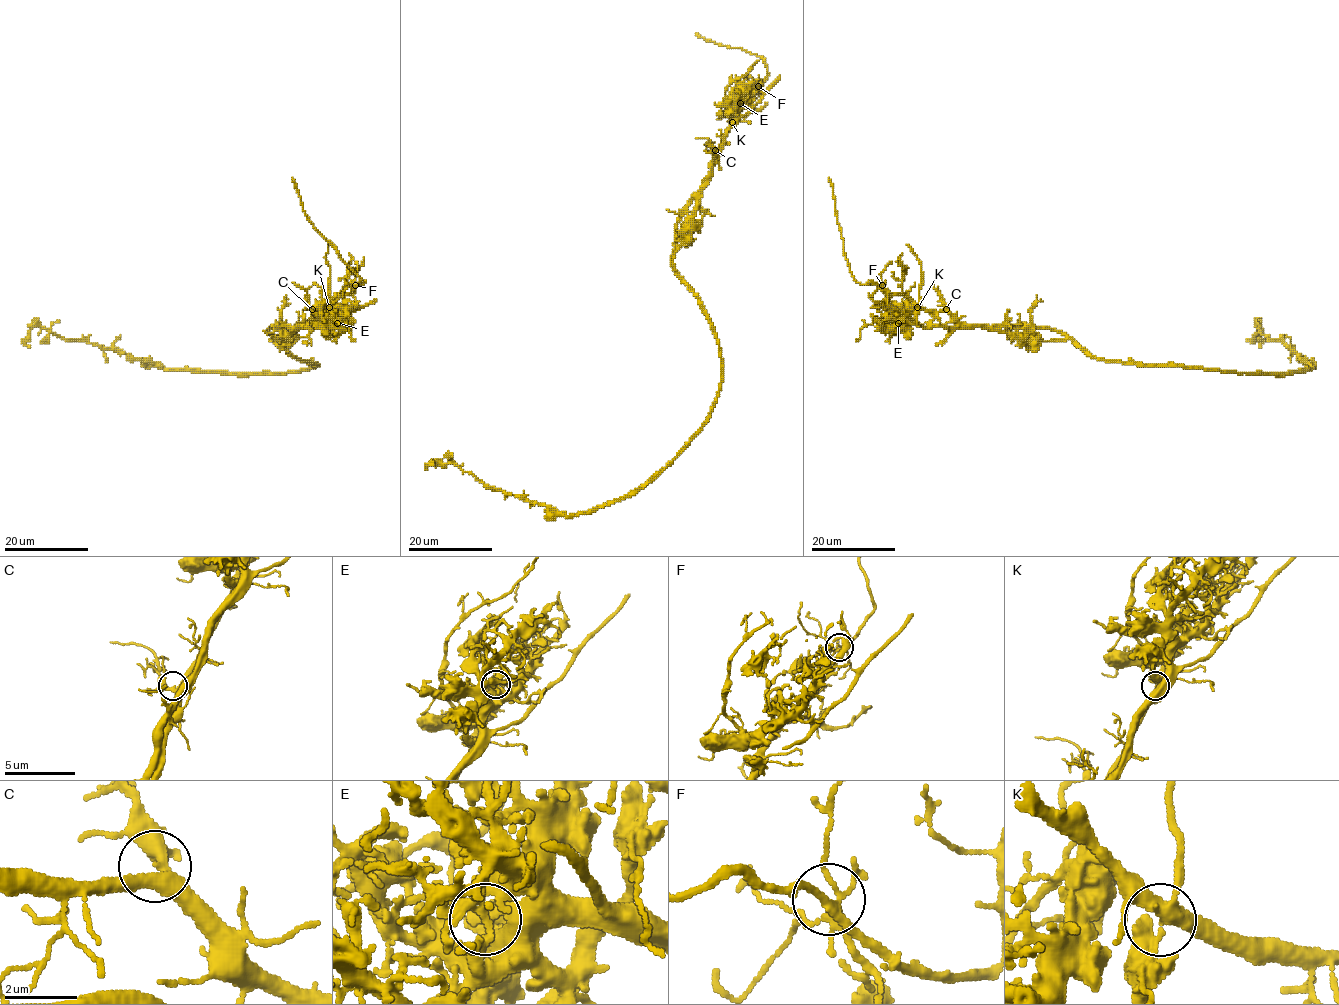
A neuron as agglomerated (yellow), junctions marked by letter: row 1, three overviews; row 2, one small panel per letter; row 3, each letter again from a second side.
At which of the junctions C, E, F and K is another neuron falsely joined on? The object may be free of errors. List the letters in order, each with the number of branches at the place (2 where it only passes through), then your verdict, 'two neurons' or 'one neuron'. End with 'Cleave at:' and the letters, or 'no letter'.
C: 4 | one neuron
E: 5 | one neuron
F: 6 | one neuron
K: 6 | two neurons
Cleave at: K

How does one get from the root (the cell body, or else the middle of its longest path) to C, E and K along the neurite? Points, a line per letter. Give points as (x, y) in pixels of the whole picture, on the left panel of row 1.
C: (308, 362), (294, 356), (269, 330), (273, 326), (305, 326), (312, 317), (312, 309)
E: (308, 362), (298, 359), (276, 339), (270, 341), (277, 341), (297, 327), (327, 326), (337, 320), (337, 323)
K: (308, 362), (294, 356), (269, 330), (273, 326), (305, 326), (316, 311), (328, 307)

